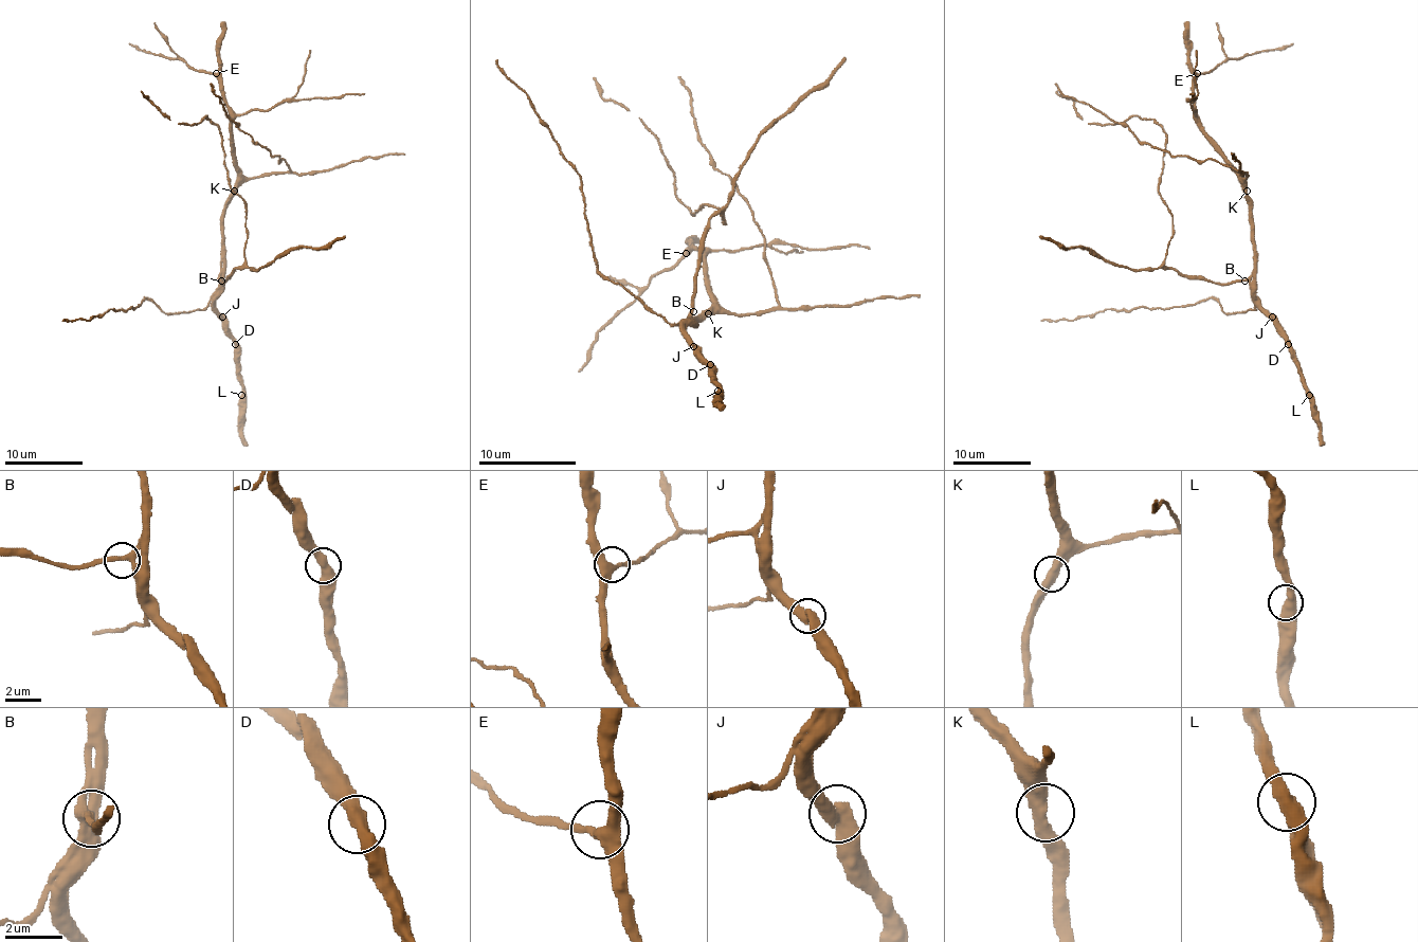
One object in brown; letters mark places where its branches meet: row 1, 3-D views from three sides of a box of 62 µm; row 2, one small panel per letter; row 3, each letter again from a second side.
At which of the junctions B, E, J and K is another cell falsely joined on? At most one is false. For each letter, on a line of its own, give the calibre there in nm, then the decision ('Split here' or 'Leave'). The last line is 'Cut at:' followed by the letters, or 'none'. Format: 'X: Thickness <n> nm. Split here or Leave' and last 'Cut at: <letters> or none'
B: Thickness 320 nm. Leave
E: Thickness 400 nm. Leave
J: Thickness 500 nm. Leave
K: Thickness 480 nm. Leave
Cut at: none

